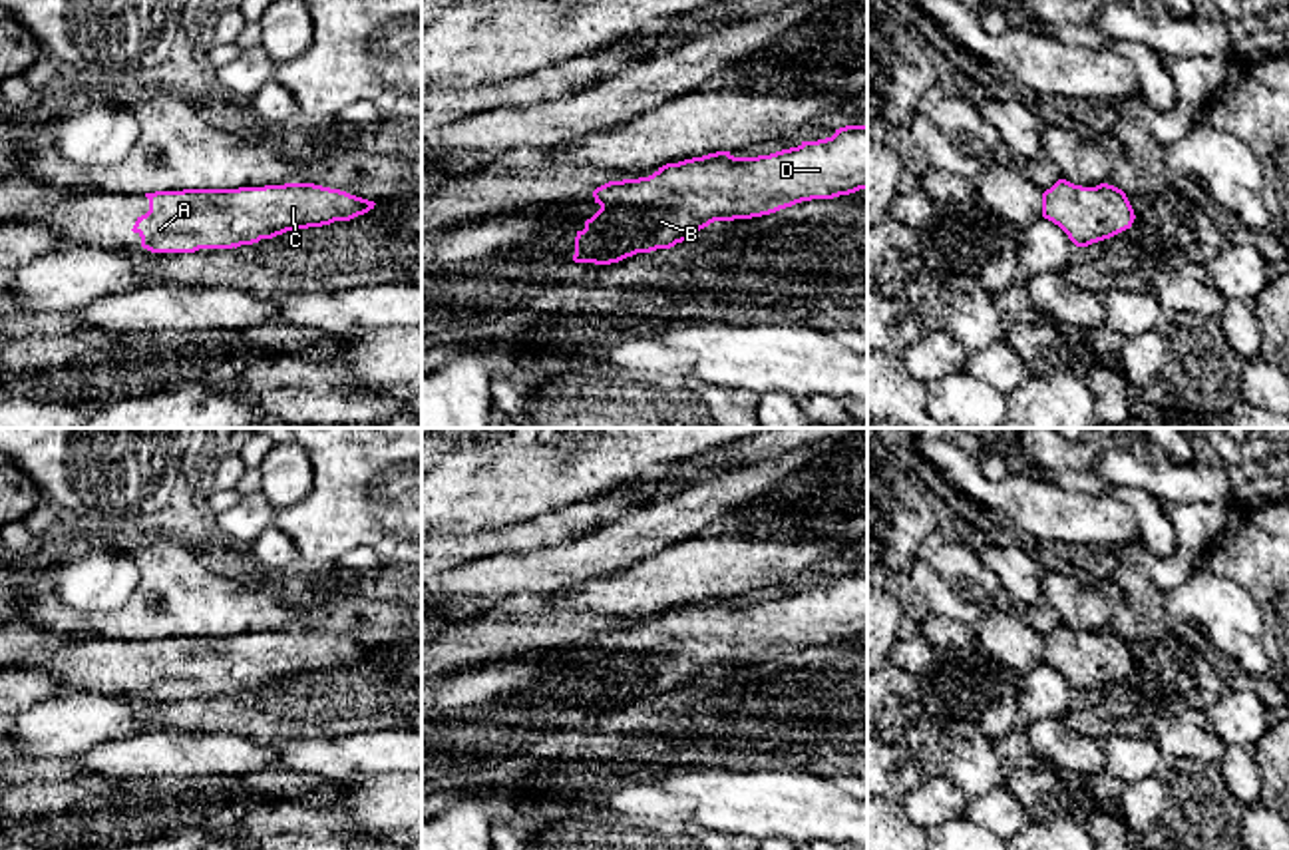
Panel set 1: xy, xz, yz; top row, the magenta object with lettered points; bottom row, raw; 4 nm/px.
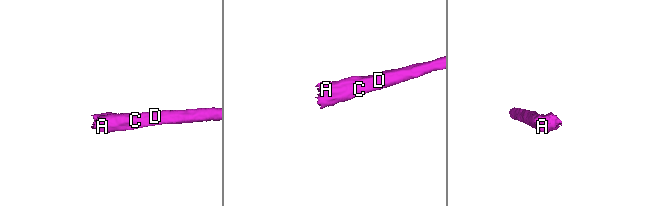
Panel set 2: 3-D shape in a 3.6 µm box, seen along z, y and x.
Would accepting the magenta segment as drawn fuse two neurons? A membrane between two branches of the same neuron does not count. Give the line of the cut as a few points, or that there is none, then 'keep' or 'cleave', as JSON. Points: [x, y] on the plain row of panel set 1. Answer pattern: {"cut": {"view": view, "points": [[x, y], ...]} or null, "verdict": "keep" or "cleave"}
{"cut": null, "verdict": "keep"}

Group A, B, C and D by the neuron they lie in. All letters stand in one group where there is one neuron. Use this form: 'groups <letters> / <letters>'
groups A B C D

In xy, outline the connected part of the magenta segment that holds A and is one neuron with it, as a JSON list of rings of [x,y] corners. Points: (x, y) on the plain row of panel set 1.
[[[284,629],[239,635],[183,635],[145,639],[149,657],[137,663],[133,679],[151,699],[195,699],[199,695],[237,695],[286,677],[350,667],[374,655],[374,647],[314,629]]]

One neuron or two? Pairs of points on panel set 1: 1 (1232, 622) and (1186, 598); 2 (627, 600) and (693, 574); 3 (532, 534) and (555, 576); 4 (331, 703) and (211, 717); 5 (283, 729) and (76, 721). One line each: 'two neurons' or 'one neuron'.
1: one neuron
2: one neuron
3: two neurons
4: one neuron
5: two neurons

